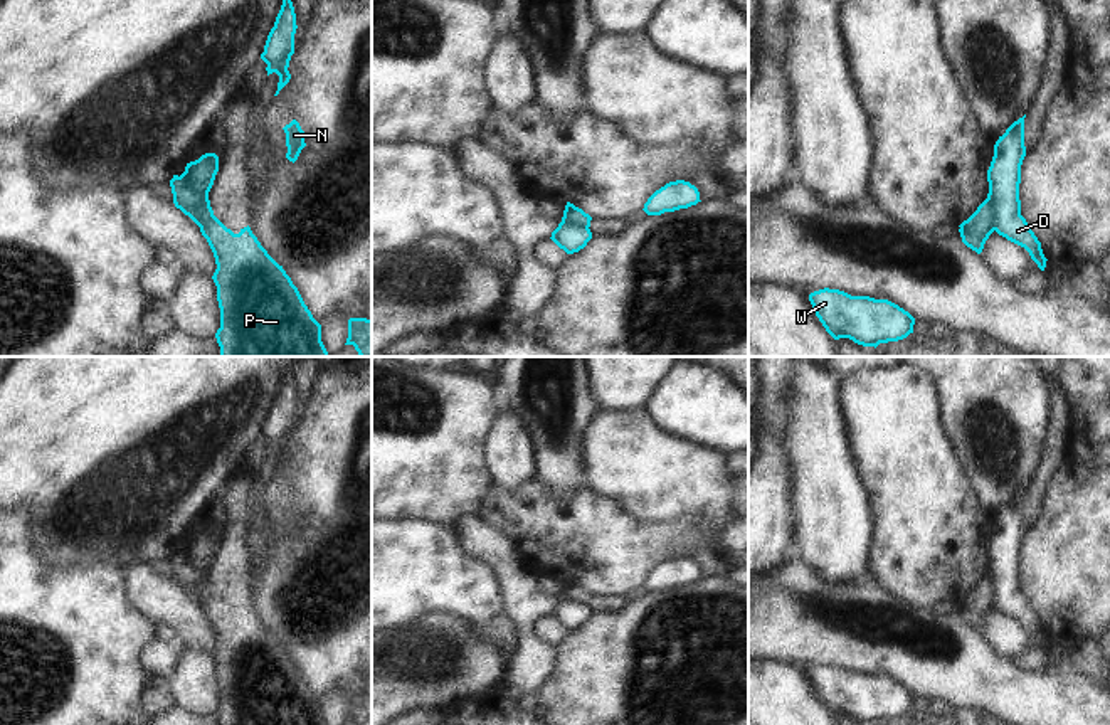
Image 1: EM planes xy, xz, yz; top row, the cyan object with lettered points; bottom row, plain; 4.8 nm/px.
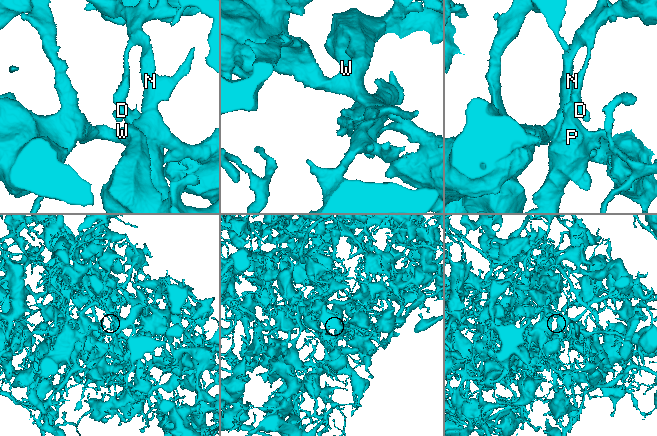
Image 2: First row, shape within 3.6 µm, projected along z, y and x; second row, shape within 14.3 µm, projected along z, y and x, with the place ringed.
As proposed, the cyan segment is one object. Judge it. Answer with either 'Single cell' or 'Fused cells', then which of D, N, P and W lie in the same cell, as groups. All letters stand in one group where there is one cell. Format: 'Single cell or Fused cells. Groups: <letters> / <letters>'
Fused cells. Groups: D N W / P

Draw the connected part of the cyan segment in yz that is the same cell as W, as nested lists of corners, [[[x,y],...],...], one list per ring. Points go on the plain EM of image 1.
[[[839,666],[809,671],[812,686],[834,715],[849,715],[863,723],[898,718],[913,710],[915,695],[888,676],[851,673]]]

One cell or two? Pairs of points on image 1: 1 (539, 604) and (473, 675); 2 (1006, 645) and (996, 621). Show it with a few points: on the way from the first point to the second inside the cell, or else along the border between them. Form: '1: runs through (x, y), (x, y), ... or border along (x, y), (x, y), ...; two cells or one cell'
1: border along (510, 658), (507, 673), (495, 695); two cells
2: runs through (1006, 640), (998, 626); one cell

